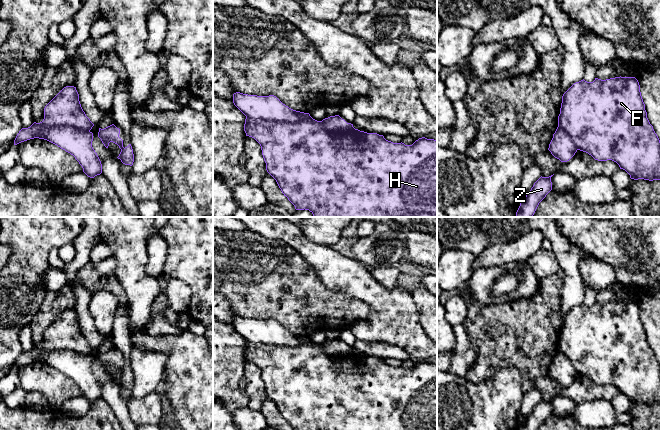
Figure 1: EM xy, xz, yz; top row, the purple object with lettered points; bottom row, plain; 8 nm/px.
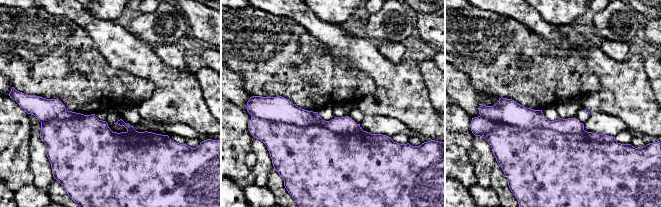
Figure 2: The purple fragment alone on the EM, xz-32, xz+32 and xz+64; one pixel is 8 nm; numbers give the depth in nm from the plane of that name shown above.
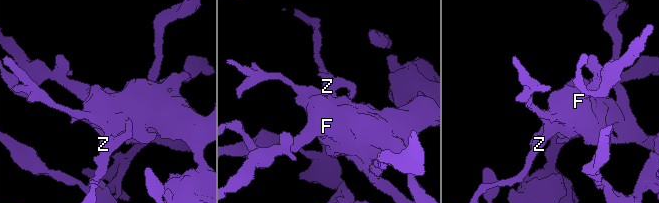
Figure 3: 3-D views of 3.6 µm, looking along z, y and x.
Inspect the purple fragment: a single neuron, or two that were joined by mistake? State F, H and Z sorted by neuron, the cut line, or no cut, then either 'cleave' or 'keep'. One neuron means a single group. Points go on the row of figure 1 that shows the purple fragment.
F H / Z | xz (310, 116), (295, 122), (254, 120), (246, 117) | cleave

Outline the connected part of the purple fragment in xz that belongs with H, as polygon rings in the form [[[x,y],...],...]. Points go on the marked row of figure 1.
[[[311,116],[296,123],[254,120],[246,117],[246,136],[254,138],[261,146],[267,172],[276,180],[284,196],[296,210],[309,210],[314,217],[437,217],[437,140],[419,138],[412,145],[393,143],[377,133],[367,133],[352,128],[350,131],[327,131],[321,121]]]

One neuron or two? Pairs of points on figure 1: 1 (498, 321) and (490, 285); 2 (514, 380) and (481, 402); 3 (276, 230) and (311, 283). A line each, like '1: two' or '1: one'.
1: two
2: one
3: two

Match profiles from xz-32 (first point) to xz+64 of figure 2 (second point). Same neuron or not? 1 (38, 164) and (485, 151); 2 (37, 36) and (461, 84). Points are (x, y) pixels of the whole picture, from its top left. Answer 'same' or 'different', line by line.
1: same
2: different

